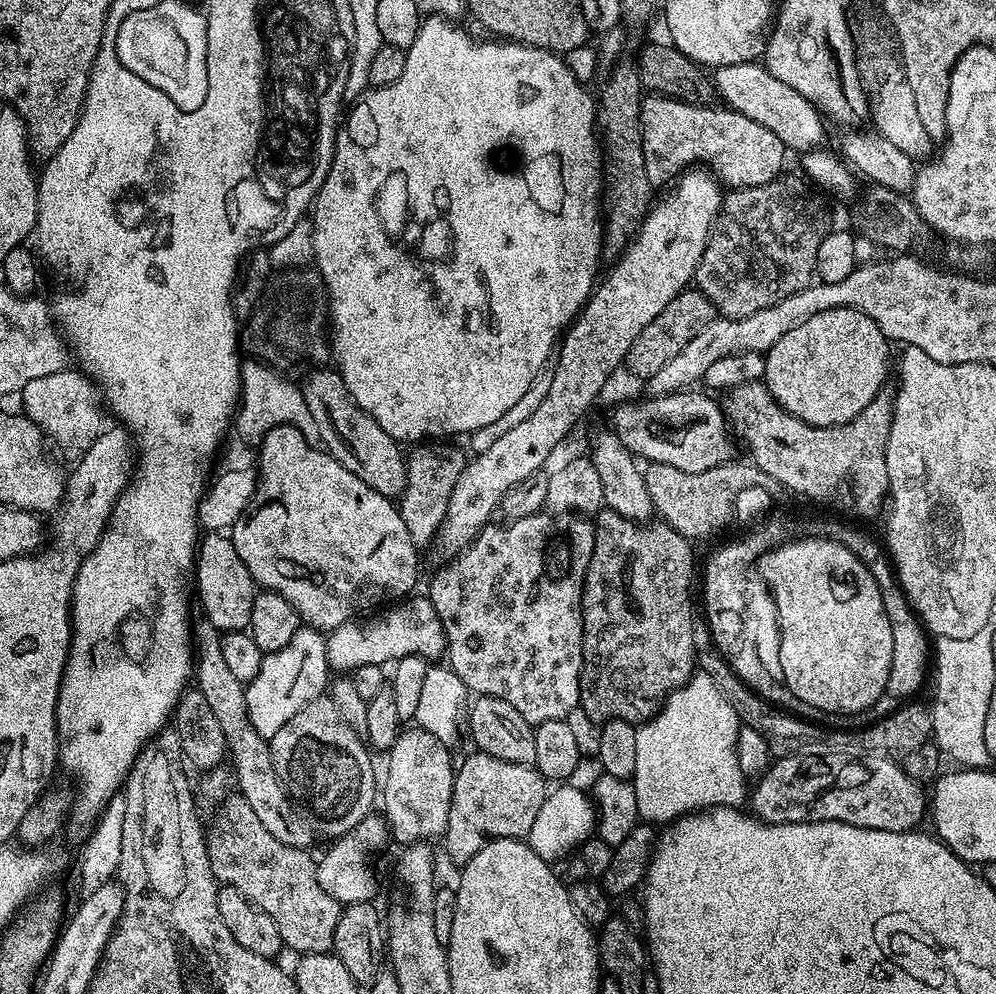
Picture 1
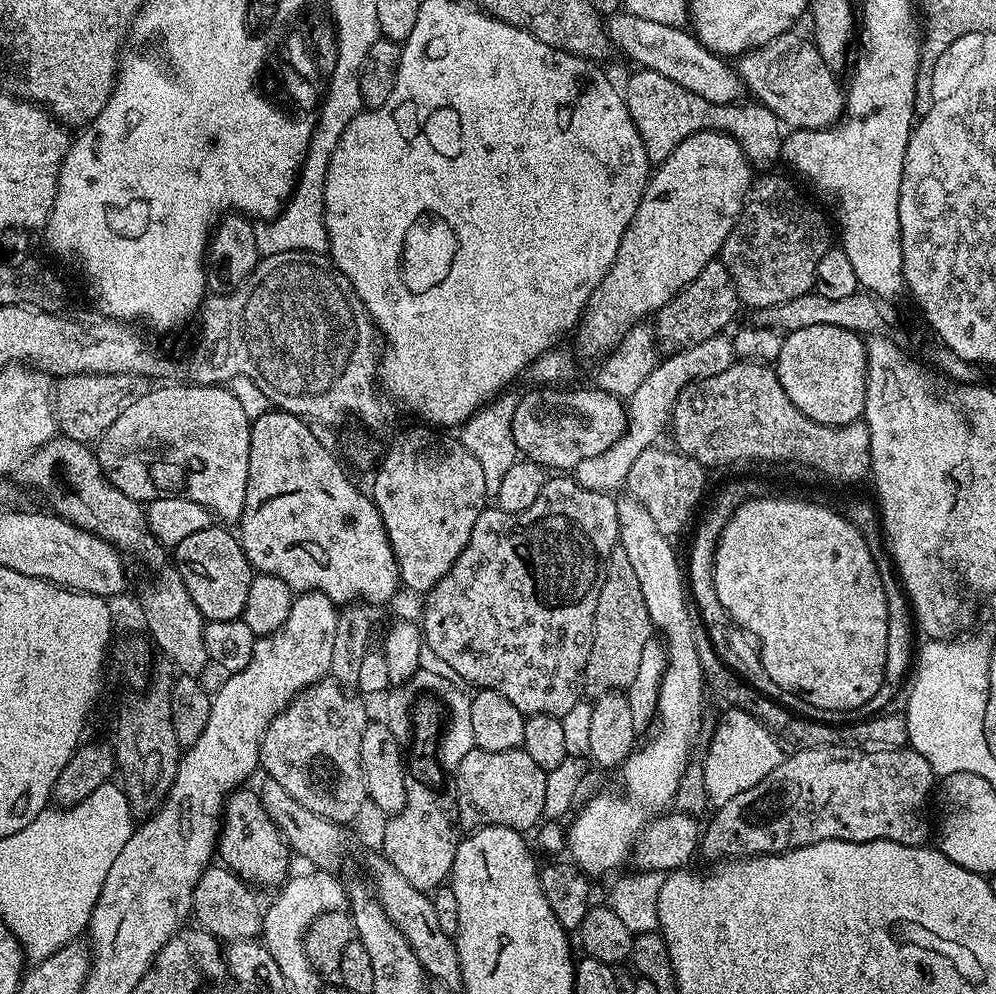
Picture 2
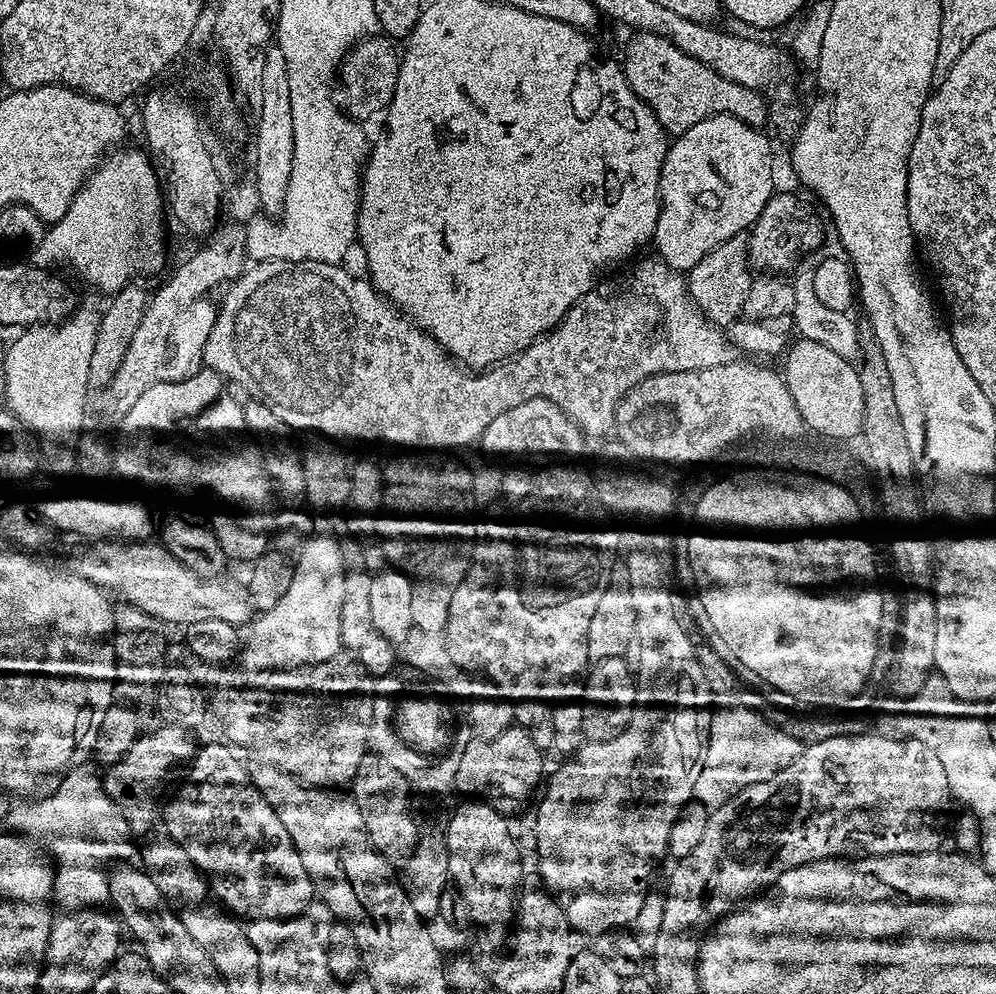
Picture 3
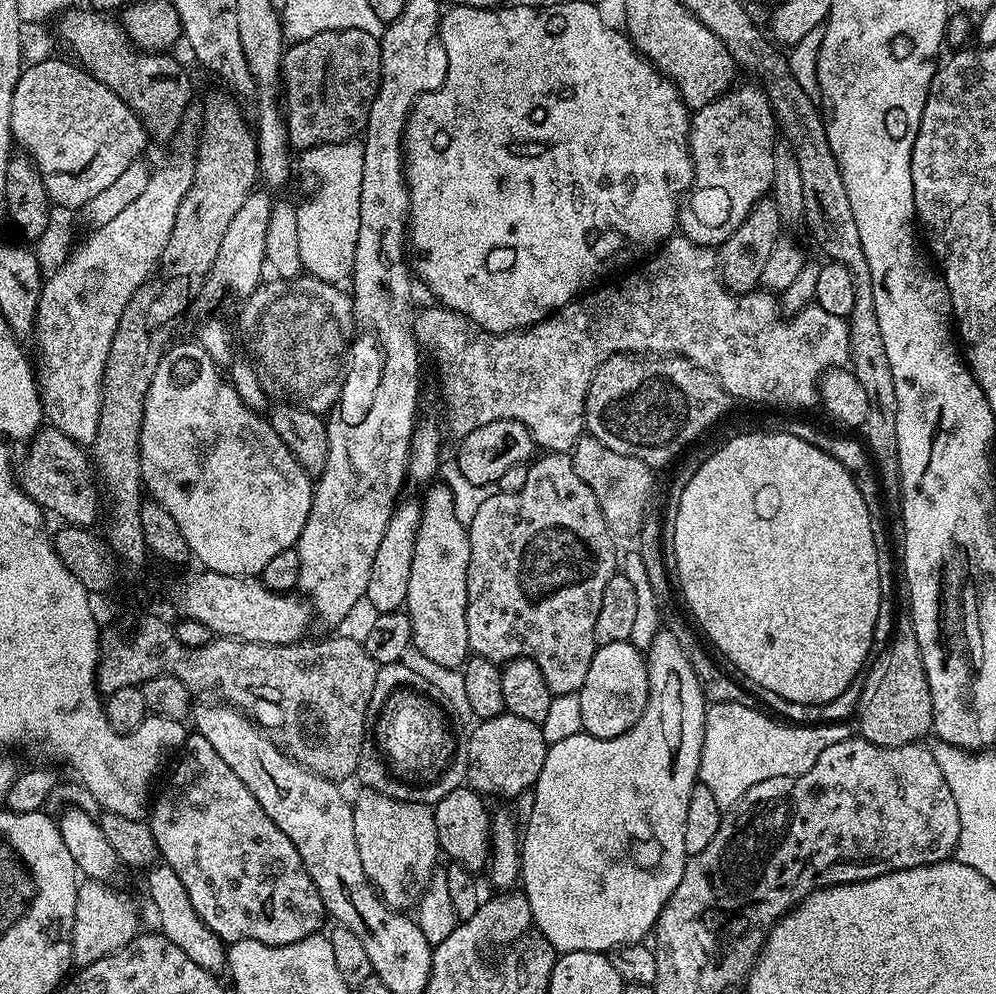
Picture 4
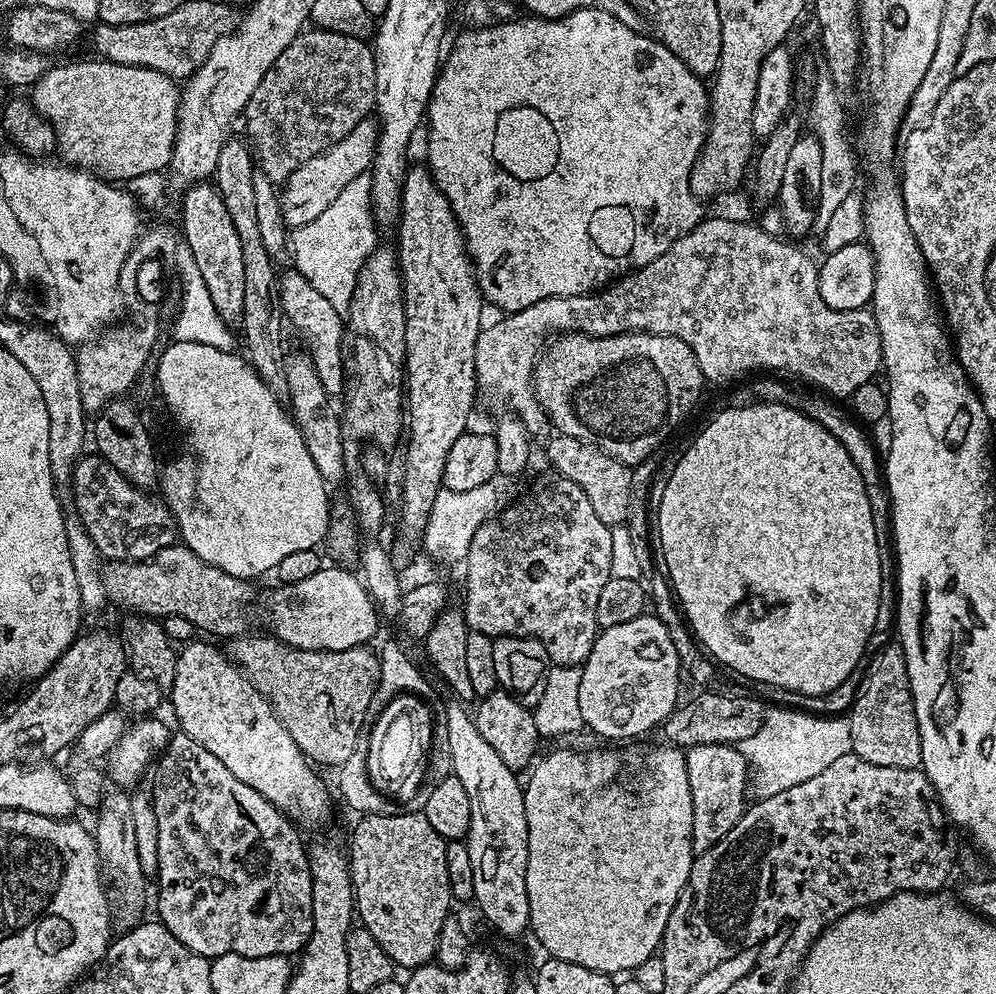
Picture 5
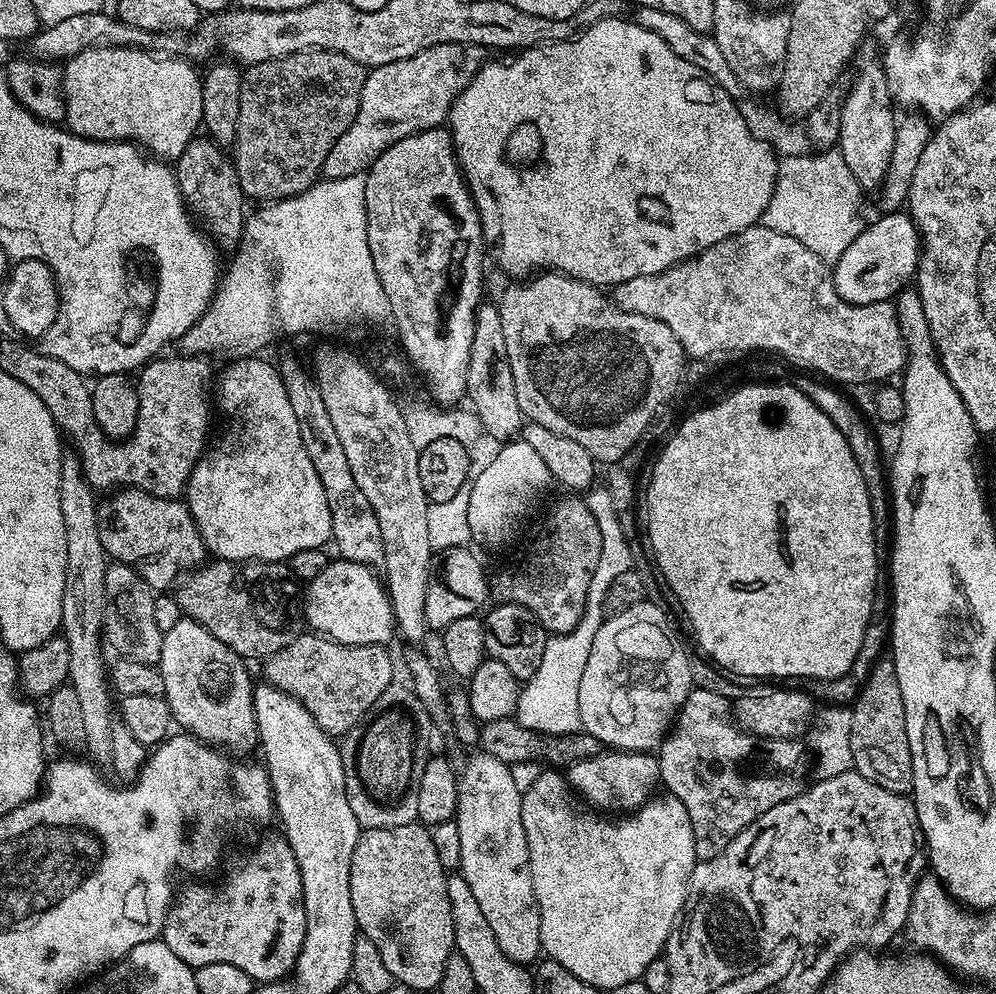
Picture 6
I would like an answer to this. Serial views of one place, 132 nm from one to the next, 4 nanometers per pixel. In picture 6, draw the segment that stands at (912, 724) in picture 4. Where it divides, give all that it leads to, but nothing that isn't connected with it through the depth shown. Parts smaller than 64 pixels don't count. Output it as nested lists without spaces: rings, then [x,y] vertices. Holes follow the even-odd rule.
[[[891,658],[876,661],[872,673],[851,705],[853,726],[850,731],[851,753],[855,771],[870,782],[891,792],[912,791],[912,755],[906,738],[906,706],[902,706],[902,690]]]

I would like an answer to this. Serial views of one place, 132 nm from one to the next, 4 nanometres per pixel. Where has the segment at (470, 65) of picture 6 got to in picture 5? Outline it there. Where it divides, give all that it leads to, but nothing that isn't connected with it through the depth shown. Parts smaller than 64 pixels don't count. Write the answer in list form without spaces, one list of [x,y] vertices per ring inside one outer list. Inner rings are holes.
[[[365,118],[354,126],[354,130],[350,130],[350,134],[346,134],[346,138],[342,138],[342,142],[322,150],[322,154],[314,154],[314,158],[302,162],[298,170],[288,175],[282,185],[280,210],[289,229],[295,230],[306,222],[314,222],[314,218],[318,218],[318,214],[322,214],[322,210],[326,210],[326,206],[330,206],[330,202],[334,202],[334,198],[338,198],[338,194],[354,182],[354,178],[365,175],[371,169],[379,133],[377,121]]]

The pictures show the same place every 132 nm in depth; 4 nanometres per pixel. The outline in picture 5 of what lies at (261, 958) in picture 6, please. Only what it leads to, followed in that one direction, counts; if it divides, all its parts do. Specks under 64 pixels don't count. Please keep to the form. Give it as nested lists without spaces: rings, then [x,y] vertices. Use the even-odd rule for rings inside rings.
[[[177,731],[175,734],[169,735],[168,745],[160,753],[154,767],[151,769],[150,780],[151,776],[152,788],[150,787],[150,795],[154,806],[154,815],[158,818],[158,854],[156,855],[158,866],[156,867],[154,884],[156,883],[160,887],[160,897],[157,900],[155,897],[154,908],[156,904],[157,910],[160,911],[160,916],[158,916],[159,923],[164,924],[166,930],[170,930],[170,934],[174,934],[174,938],[178,938],[178,942],[182,942],[182,946],[194,950],[194,954],[199,956],[215,958],[222,954],[242,954],[246,958],[266,958],[267,956],[291,957],[293,954],[299,953],[304,945],[307,944],[308,937],[312,934],[312,875],[310,874],[310,862],[308,861],[308,850],[305,841],[300,841],[301,829],[293,824],[279,808],[275,808],[270,802],[266,802],[266,798],[262,798],[262,794],[258,794],[258,790],[246,786],[246,782],[242,782],[239,778],[234,778],[234,774],[230,774],[230,770],[226,770],[226,766],[222,766],[220,759],[214,758],[214,754],[210,754],[210,750],[206,750],[206,746],[202,746],[202,742],[194,742],[194,738],[190,738],[185,732]]]

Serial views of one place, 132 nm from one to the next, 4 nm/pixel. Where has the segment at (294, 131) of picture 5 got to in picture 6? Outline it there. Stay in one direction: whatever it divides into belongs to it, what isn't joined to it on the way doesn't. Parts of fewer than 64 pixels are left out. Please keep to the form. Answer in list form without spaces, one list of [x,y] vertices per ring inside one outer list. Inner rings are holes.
[[[321,48],[253,64],[243,73],[234,163],[238,182],[249,201],[283,202],[317,183],[326,162],[326,154],[334,150],[334,142],[338,142],[338,138],[350,130],[358,114],[358,102],[362,98],[362,86],[367,77],[368,72],[358,62],[354,62],[354,58],[346,58],[346,54],[327,52]]]

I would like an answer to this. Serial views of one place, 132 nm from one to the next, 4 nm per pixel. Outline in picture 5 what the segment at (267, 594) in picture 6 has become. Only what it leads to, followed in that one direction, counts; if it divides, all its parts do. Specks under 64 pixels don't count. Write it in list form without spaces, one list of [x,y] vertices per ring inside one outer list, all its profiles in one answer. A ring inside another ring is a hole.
[[[177,542],[160,548],[149,560],[109,560],[103,565],[100,573],[102,582],[106,586],[109,601],[120,608],[128,608],[129,613],[139,614],[149,618],[163,618],[170,614],[178,614],[194,626],[201,633],[209,632],[212,636],[231,638],[243,636],[249,631],[248,619],[252,612],[248,603],[252,600],[253,585],[242,578],[234,578],[234,574],[226,574],[226,570],[218,570],[218,566],[210,566],[210,562],[202,562],[198,554],[194,554],[184,545]]]

